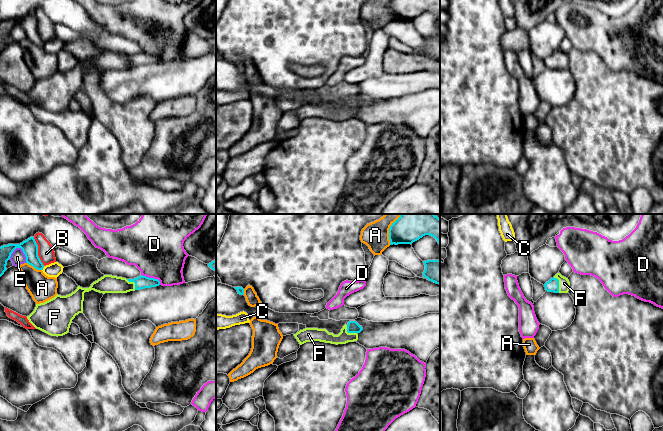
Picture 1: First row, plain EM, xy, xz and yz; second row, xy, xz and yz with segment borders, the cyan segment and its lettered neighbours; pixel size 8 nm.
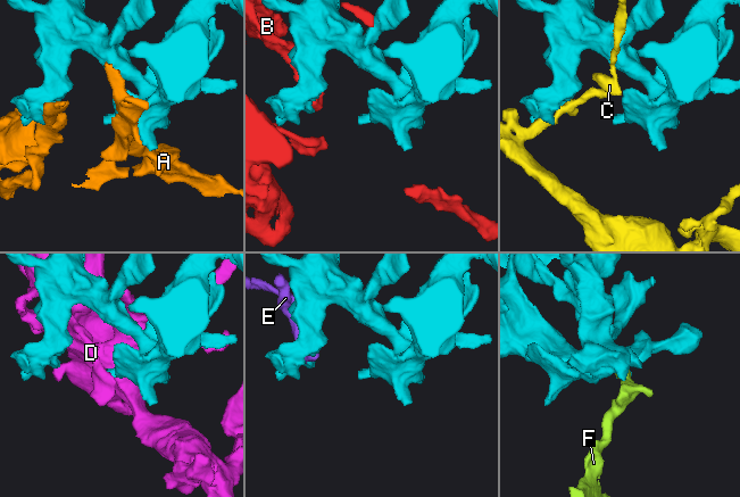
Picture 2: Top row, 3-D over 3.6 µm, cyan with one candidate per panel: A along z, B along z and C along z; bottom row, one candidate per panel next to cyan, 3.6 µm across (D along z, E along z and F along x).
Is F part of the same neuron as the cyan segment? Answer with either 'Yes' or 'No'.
Yes

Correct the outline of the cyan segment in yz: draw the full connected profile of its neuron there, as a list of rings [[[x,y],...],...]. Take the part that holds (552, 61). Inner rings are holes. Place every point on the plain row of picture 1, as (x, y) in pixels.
[[[557,49],[553,54],[544,60],[545,66],[554,69],[568,69],[570,58],[568,54]]]

